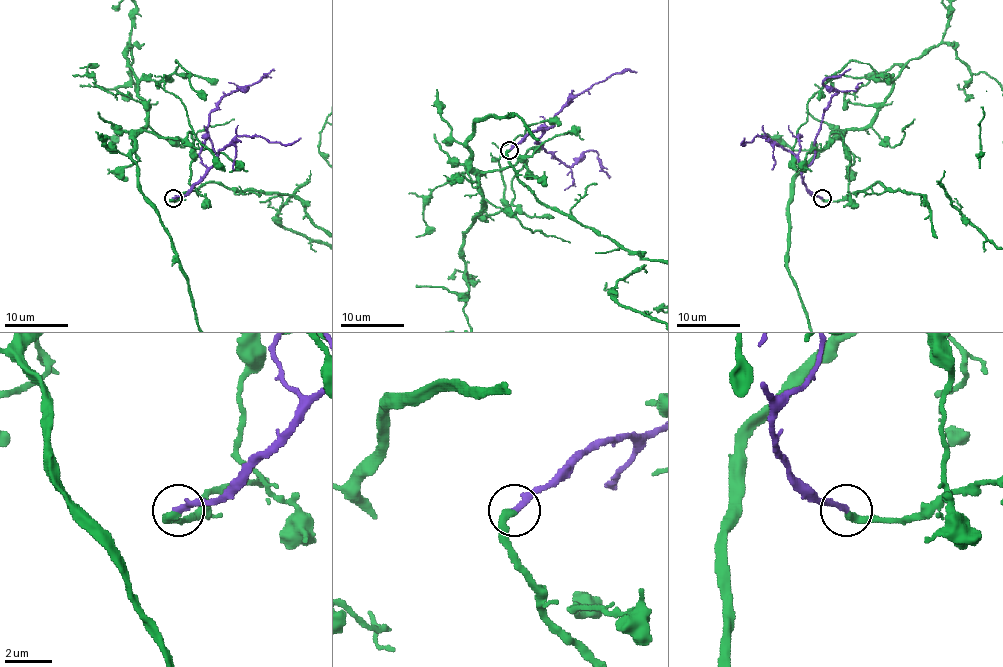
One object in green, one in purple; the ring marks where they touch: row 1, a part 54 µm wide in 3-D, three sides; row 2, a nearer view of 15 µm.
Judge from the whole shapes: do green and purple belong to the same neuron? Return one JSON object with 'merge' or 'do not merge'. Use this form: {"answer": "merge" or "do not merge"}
{"answer": "merge"}

